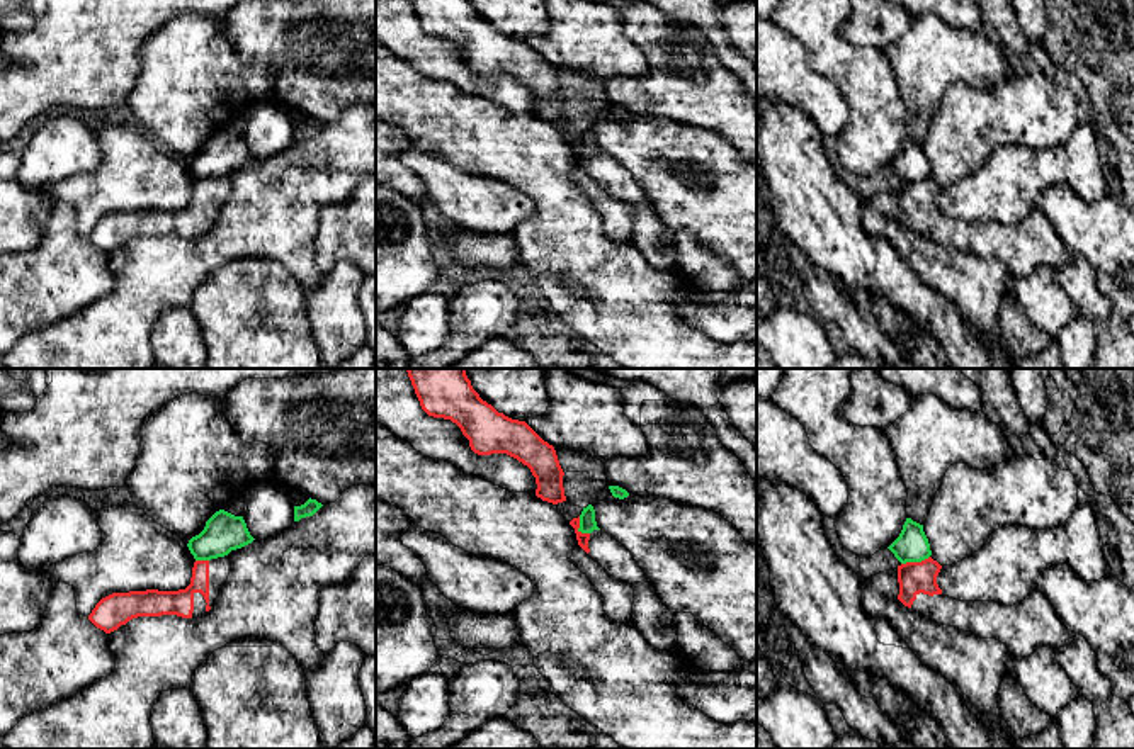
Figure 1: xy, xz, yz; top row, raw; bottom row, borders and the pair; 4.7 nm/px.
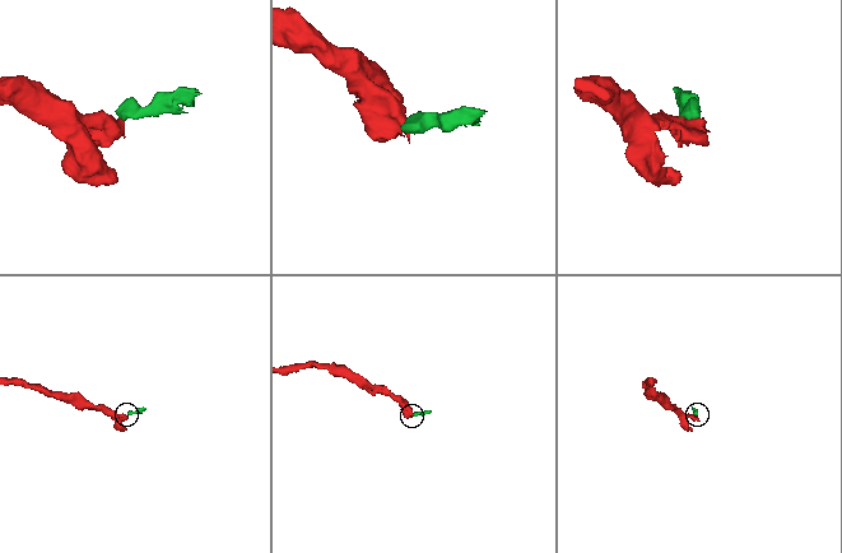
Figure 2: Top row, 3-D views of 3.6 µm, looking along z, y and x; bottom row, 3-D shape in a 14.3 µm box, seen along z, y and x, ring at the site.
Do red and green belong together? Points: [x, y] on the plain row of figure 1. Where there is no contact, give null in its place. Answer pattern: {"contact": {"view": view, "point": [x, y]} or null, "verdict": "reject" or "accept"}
{"contact": {"view": "yz", "point": [915, 182]}, "verdict": "reject"}

